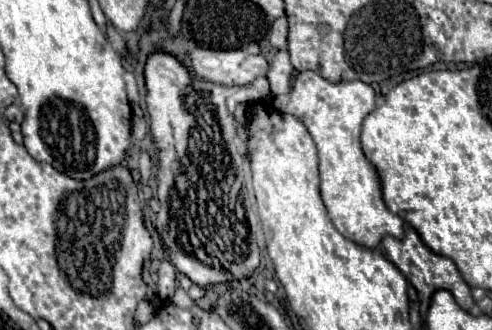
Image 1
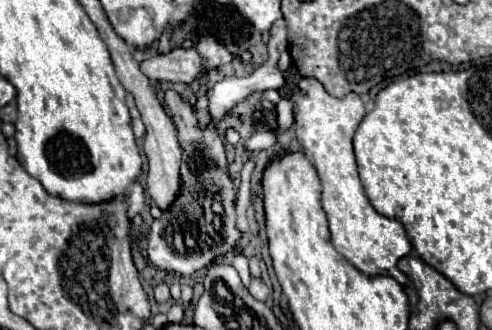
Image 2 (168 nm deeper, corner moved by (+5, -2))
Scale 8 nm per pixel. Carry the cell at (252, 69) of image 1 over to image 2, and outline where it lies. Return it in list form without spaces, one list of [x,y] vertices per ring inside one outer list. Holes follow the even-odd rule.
[[[175,48],[165,56],[153,56],[139,64],[141,72],[151,80],[165,80],[165,82],[185,82],[191,84],[199,78],[201,56],[195,48]]]

